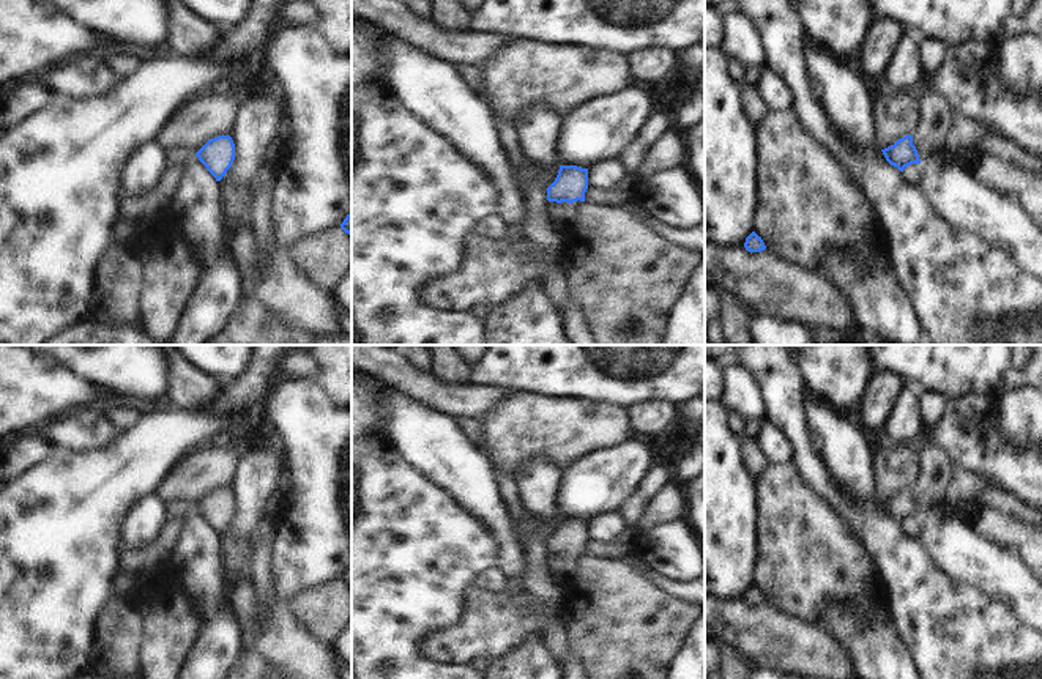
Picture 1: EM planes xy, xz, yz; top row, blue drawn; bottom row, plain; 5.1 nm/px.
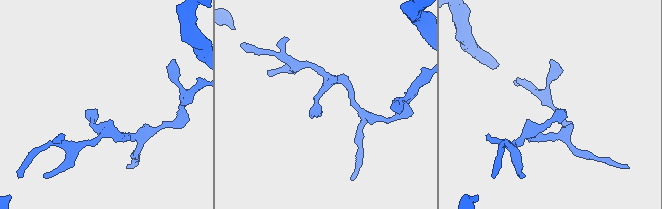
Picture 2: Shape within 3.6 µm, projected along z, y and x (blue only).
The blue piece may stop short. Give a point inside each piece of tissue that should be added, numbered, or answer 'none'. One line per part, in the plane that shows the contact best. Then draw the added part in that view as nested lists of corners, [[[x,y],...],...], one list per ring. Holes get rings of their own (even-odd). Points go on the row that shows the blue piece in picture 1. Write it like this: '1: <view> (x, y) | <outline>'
1: xz (561, 215) | [[[547,200],[547,217],[555,232],[561,233],[577,219],[577,208],[580,203],[580,200],[574,203]]]

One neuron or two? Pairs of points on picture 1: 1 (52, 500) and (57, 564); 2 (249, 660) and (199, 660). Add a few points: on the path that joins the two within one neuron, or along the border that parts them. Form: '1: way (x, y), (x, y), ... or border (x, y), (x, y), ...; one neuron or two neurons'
1: way (52, 515), (52, 549); one neuron
2: border (241, 653), (235, 662); two neurons

